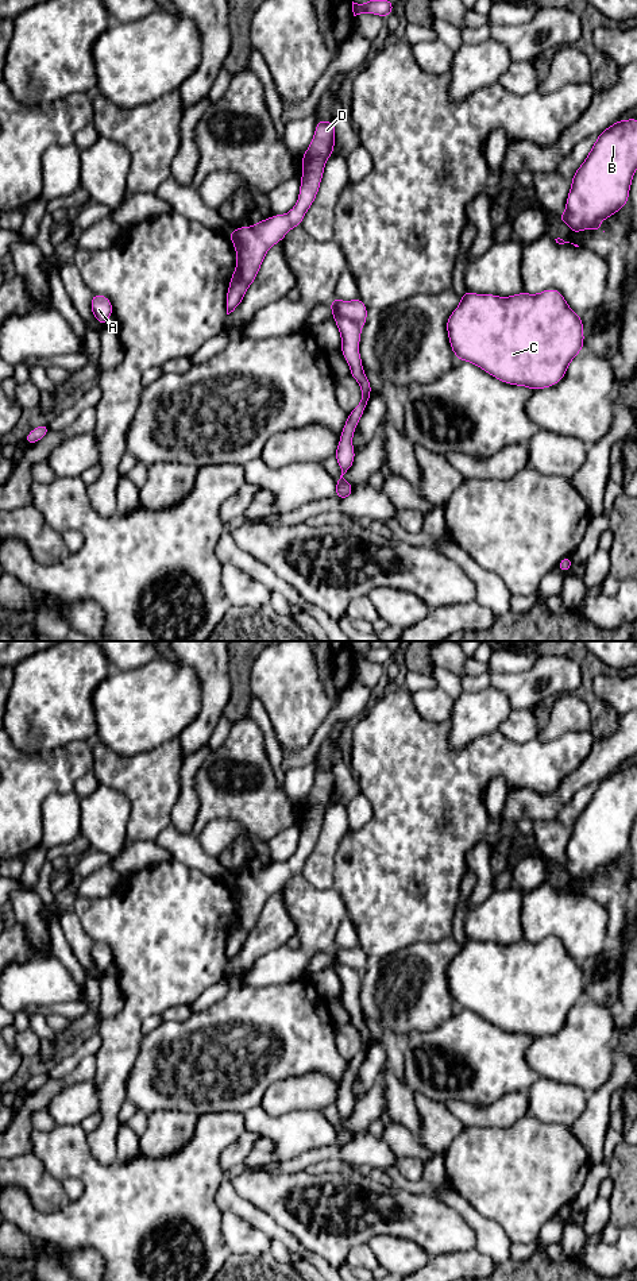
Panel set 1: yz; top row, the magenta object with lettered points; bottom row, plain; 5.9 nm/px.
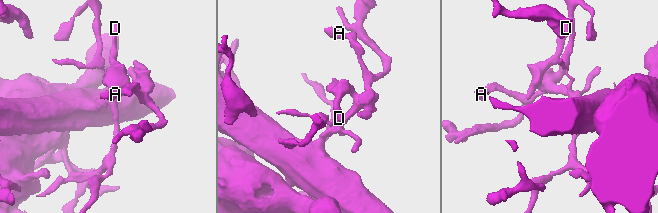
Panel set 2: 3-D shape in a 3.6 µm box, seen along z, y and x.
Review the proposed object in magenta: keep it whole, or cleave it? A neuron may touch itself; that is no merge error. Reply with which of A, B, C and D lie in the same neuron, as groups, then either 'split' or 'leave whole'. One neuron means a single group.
groups A C D / B; split

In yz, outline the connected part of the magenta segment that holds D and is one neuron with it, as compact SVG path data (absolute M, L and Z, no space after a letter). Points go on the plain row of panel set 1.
M331 768L317 769L314 784L302 803L300 844L290 860L228 880L236 898L236 917L227 939L227 962L240 953L269 896L281 890L292 876L302 872L305 861L317 844L325 810L333 800L335 784L336 778Z

